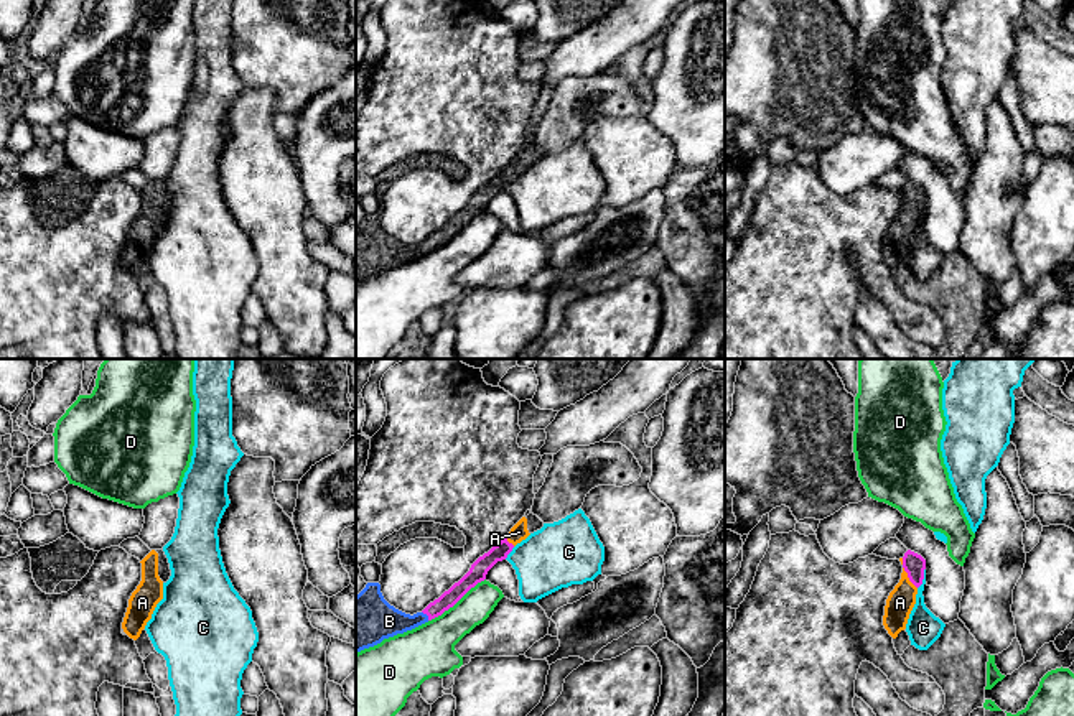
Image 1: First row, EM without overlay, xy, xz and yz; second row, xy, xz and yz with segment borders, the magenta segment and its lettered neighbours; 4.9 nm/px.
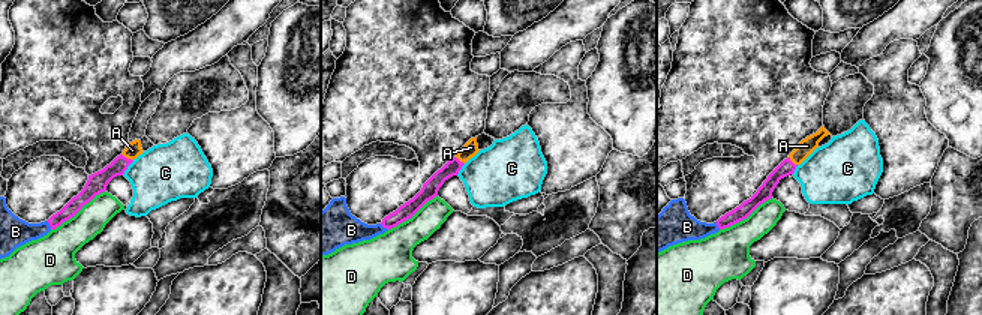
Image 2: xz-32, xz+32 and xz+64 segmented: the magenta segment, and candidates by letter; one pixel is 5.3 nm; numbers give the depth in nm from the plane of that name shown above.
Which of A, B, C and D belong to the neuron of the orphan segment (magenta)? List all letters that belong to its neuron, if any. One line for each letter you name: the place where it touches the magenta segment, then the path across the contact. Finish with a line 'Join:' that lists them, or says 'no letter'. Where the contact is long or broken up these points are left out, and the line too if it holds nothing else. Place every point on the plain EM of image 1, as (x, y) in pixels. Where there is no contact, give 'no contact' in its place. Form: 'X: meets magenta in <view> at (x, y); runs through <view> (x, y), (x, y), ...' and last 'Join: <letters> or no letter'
A: meets magenta in yz at (908, 208); runs through yz (913, 195), (908, 208), (908, 218), (900, 234)
B: meets magenta in xz at (427, 246); runs through xz (458, 221), (427, 246), (414, 252), (376, 251)
Join: A, B

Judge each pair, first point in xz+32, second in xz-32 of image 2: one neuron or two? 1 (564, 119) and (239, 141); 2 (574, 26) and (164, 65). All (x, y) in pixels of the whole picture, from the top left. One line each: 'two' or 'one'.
1: one
2: one

